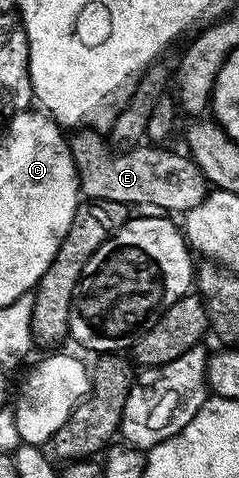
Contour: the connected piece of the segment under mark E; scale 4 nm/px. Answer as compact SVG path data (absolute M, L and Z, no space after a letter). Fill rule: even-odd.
M98 130L75 131L68 143L72 162L78 171L78 187L86 200L111 200L127 206L152 203L162 206L167 214L185 214L200 206L202 199L208 195L206 175L189 155L165 152L167 149L162 146L115 150Z

